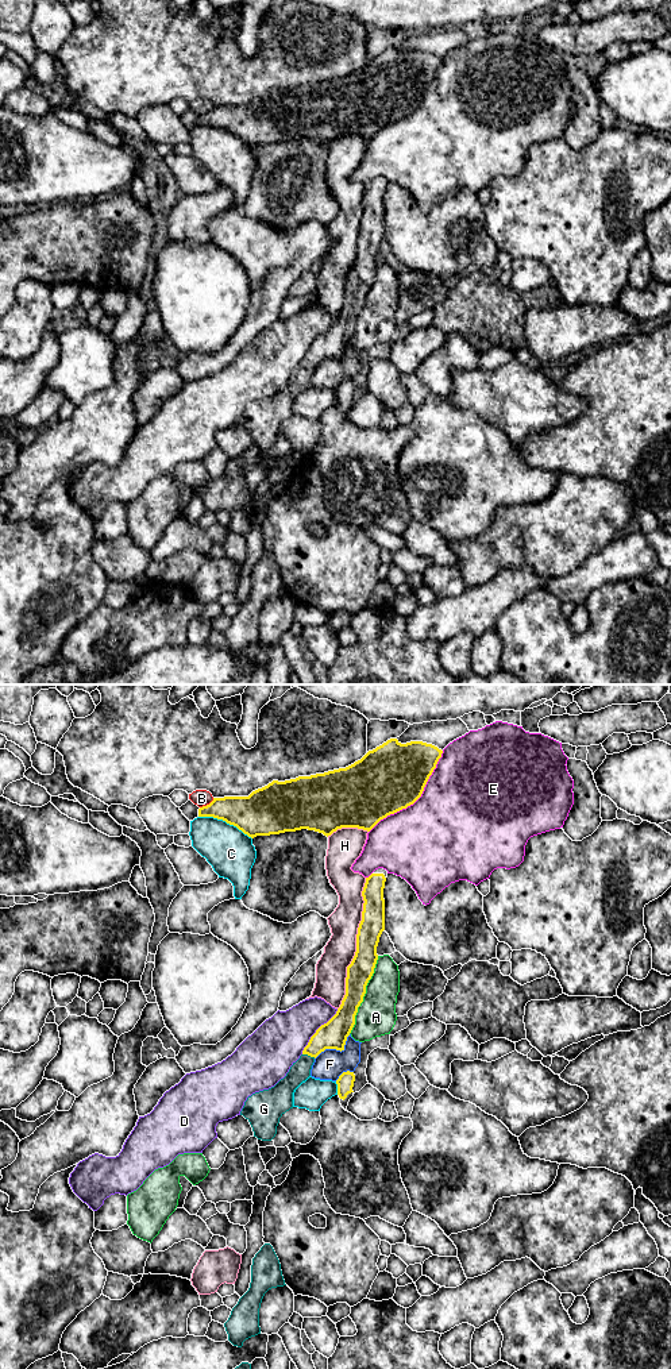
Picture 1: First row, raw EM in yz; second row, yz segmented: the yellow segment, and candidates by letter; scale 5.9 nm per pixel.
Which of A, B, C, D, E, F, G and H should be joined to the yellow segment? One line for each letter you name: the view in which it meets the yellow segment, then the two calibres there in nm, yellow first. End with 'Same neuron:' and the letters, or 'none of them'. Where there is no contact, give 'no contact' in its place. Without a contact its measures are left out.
G: contact in yz; calibres 160 and 120 nm
Same neuron: G

